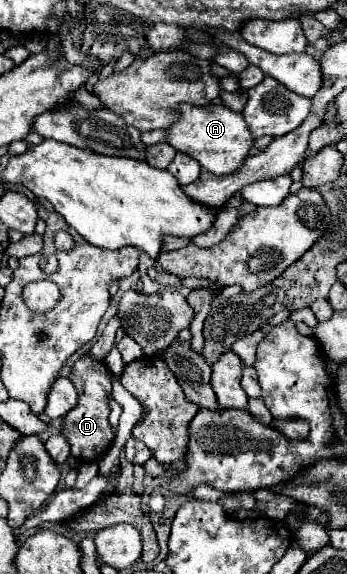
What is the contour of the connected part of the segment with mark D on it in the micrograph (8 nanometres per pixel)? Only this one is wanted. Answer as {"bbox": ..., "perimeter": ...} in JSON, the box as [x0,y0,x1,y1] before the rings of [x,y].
{"bbox":[62,354,114,460],"perimeter":[[[84,354],[78,358],[70,372],[70,380],[78,390],[78,406],[72,408],[64,416],[62,424],[62,434],[70,442],[72,456],[76,460],[98,460],[112,444],[114,432],[108,424],[108,414],[110,414],[110,404],[108,404],[108,390],[110,390],[110,370],[104,360],[92,358],[90,354]]]}

